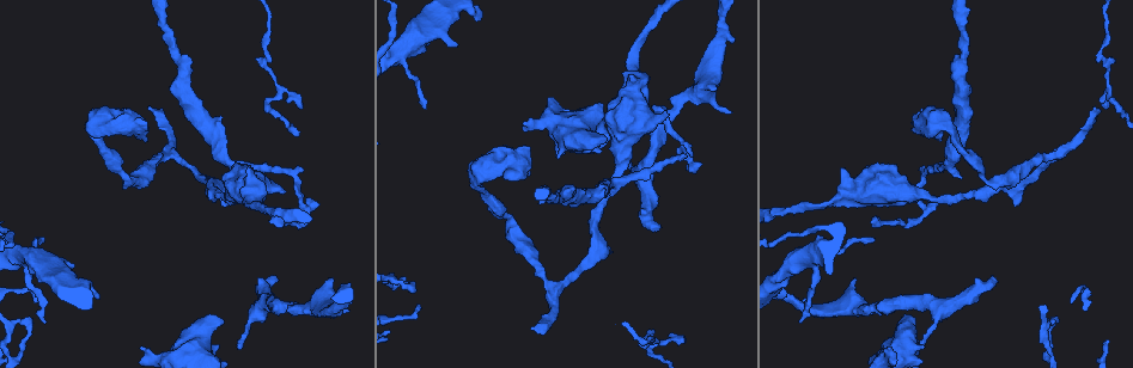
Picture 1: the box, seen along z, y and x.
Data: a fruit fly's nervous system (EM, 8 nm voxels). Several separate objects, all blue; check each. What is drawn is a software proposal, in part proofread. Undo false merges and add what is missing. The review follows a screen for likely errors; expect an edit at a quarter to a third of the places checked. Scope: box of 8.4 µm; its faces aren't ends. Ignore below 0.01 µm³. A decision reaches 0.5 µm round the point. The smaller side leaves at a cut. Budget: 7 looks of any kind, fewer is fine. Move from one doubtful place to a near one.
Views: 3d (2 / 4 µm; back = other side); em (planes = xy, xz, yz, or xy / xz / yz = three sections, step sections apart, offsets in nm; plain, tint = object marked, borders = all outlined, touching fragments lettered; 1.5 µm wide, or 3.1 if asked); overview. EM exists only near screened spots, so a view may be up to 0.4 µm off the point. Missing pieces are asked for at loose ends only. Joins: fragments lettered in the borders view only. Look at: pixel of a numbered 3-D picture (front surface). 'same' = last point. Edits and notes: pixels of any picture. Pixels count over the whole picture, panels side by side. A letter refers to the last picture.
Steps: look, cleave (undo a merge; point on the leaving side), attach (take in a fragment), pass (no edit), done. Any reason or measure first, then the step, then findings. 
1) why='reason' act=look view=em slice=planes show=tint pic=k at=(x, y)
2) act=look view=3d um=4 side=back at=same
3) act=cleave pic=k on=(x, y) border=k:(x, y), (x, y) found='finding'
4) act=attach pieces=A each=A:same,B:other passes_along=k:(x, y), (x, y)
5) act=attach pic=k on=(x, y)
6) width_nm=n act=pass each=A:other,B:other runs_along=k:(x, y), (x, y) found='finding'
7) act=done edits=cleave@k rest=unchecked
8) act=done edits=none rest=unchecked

why='branch stops here' act=look view=3d um=2 side=back pic=1 at=(657, 225)

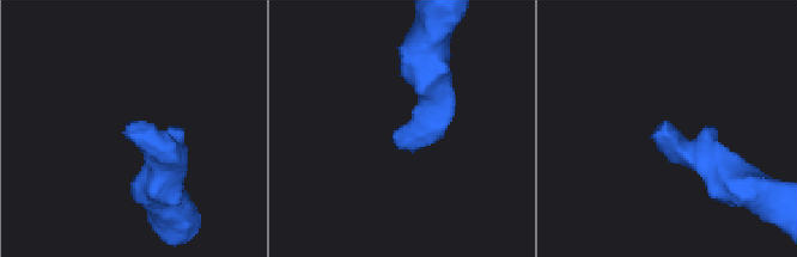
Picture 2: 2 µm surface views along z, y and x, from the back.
why='now the EM' act=look view=em slice=planes show=borders pic=2 at=(398, 141)

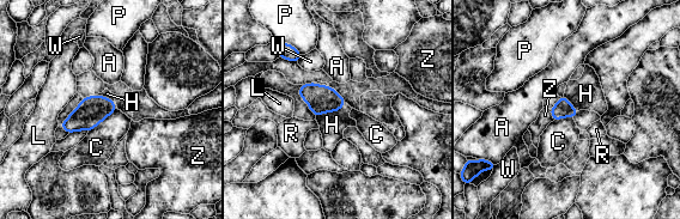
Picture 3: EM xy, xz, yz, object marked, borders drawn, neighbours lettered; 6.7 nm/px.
longest_contact=C:260nm act=attach pieces=H each=A:other,C:other,H:same,L:other,P:other,R:other,W:other,Z:other passes_along=3:(320, 98), (331, 110), (332, 125) found='the neuron continues'

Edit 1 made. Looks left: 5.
why='abrupt turn' act=look view=em slice=planes show=borders pic=1 at=(1110, 94)

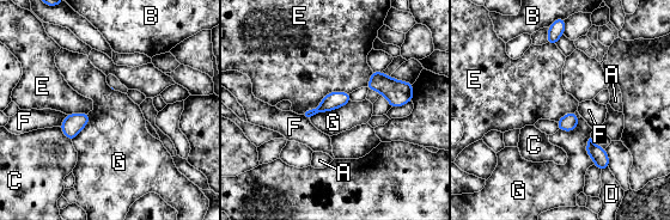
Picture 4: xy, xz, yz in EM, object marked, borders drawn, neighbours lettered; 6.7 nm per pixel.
act=pass each=A:other,B:other,C:other,D:other,E:other,F:other,G:other border=4:(349, 99), (309, 118) found='continuous, no second neuron'

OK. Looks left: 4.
act=look view=em slice=planes show=plain pic=1 at=(1094, 109)

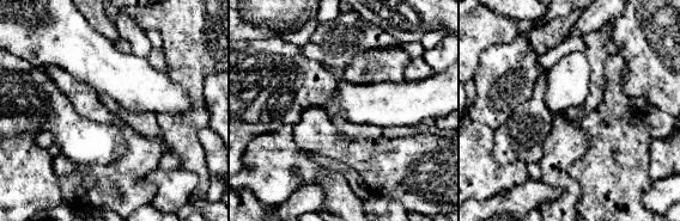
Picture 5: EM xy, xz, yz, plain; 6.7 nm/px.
why='with the object marked' act=look view=em slice=planes show=tint at=same

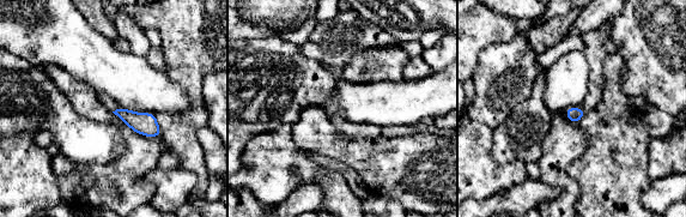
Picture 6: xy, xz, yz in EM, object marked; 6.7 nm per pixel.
act=look view=em slice=planes show=borders at=same

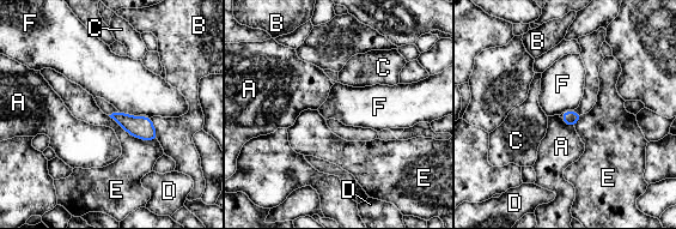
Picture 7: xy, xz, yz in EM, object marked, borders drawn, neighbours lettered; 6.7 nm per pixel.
act=pass each=A:other,B:other,C:other,D:other,E:other,F:other border=7:(560, 118), (573, 126) found='none of them fits'

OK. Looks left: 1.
act=done edits=attach@3 rest=unchecked

